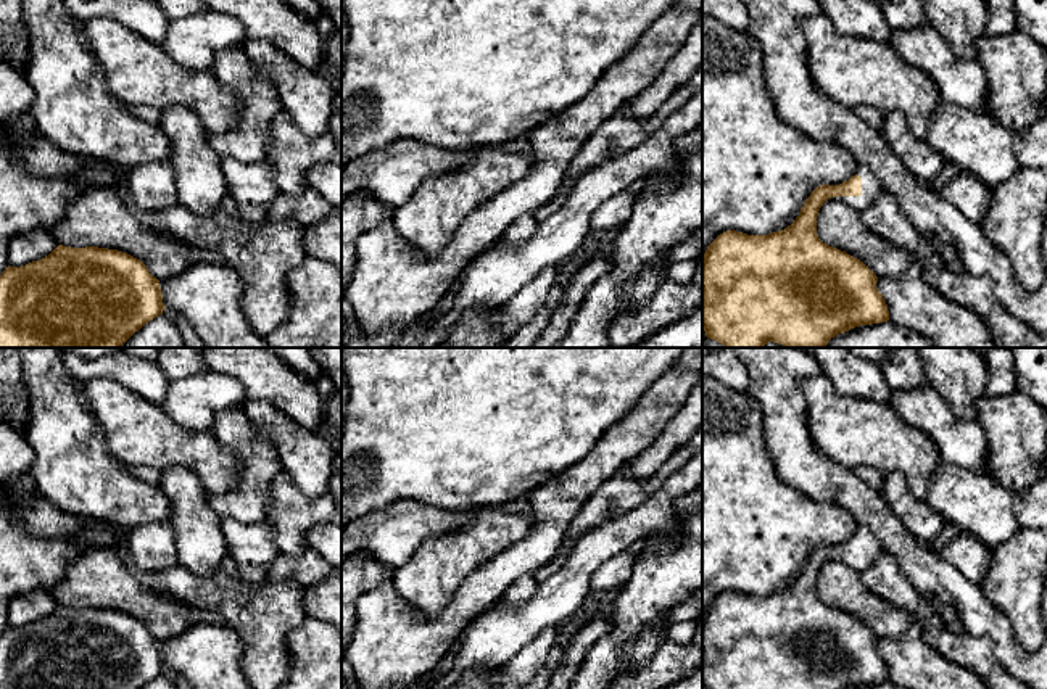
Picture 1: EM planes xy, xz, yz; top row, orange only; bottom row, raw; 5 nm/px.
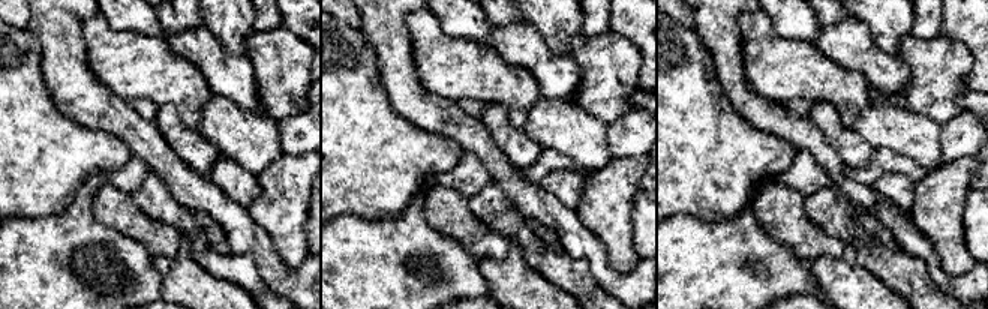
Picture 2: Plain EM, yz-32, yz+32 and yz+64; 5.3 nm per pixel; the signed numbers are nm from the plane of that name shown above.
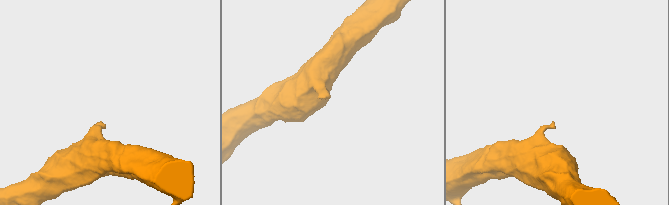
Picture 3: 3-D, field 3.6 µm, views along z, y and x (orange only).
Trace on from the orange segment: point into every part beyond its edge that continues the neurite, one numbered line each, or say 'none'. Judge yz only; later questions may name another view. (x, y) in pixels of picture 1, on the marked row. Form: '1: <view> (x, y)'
1: yz (870, 185)

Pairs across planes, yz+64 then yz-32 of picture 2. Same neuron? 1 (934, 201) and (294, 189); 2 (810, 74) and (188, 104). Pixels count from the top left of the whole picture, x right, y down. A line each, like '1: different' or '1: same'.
1: same
2: same

